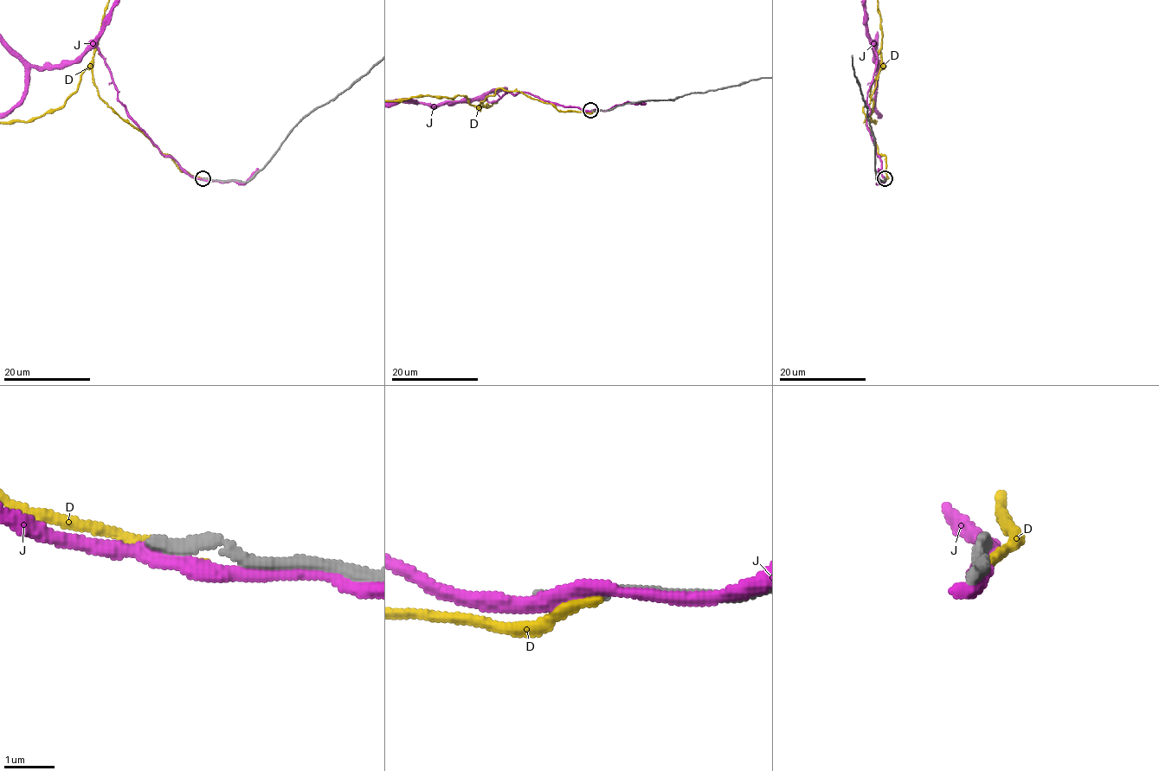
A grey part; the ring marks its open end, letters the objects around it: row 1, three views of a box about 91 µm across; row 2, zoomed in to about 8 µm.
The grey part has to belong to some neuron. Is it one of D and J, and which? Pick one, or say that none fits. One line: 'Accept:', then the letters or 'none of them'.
Accept: none of them

